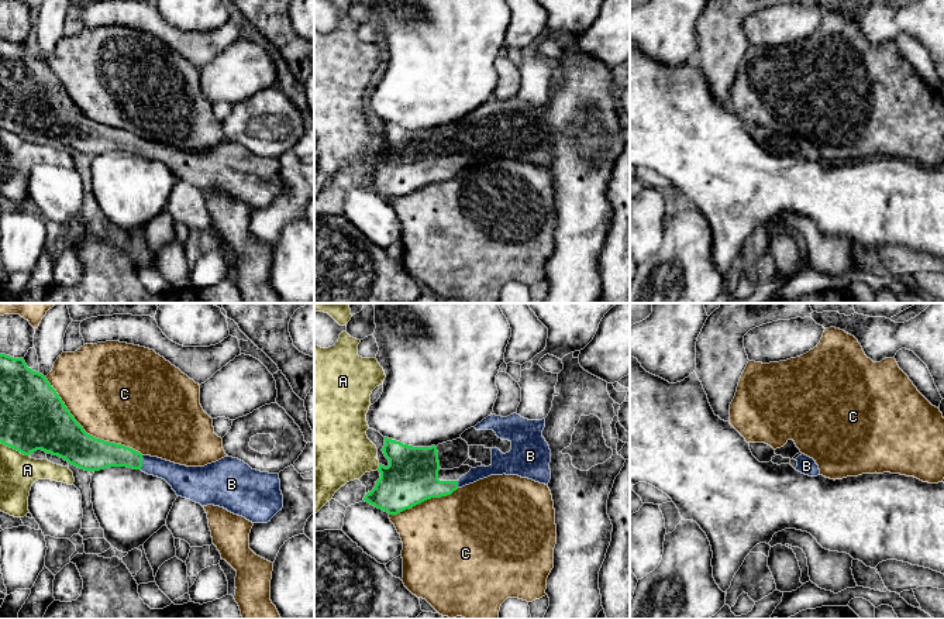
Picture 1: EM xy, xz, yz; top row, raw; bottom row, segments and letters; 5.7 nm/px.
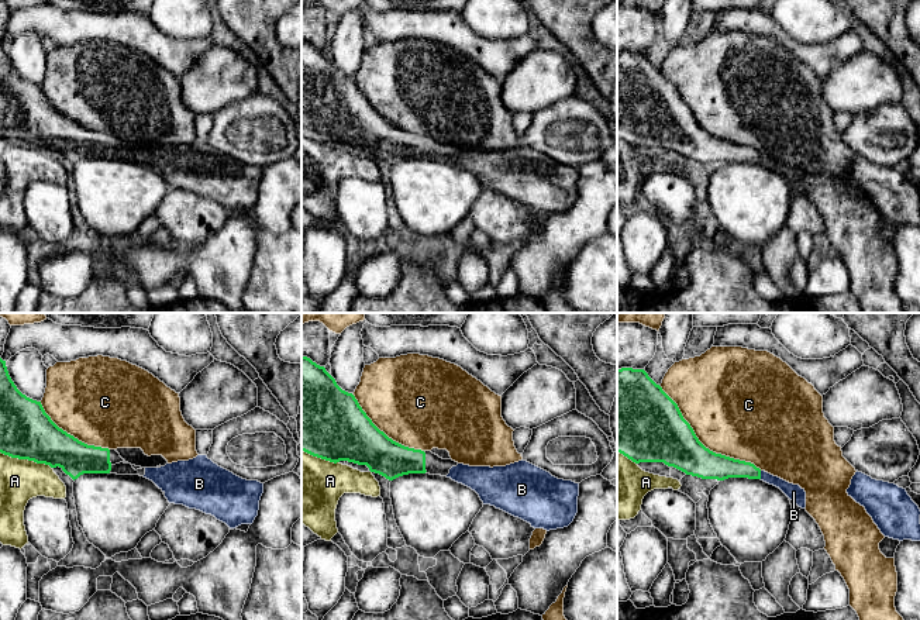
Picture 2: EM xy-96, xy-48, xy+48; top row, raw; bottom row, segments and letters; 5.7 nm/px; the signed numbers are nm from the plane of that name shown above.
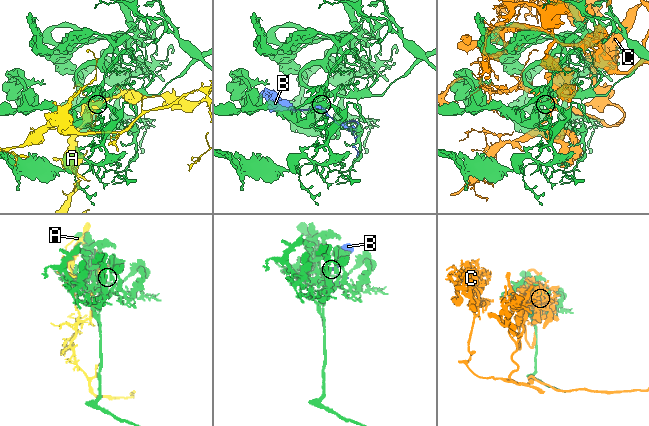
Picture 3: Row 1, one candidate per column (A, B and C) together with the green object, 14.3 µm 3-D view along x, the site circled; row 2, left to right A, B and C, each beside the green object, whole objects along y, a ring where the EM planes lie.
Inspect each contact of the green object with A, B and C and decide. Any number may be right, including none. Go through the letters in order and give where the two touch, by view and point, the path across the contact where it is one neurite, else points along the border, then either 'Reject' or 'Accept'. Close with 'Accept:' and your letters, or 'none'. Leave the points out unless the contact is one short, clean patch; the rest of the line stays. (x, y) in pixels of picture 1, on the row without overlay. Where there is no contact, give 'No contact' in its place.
A: Touches green at xy (14, 133). Reject
B: Touches green at xy (141, 147). Accept
C: Touches green at xy (86, 117). Reject
Accept: B

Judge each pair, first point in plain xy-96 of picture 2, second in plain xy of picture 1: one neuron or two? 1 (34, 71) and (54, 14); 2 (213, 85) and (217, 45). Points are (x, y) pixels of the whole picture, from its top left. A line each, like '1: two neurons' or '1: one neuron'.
1: one neuron
2: two neurons

